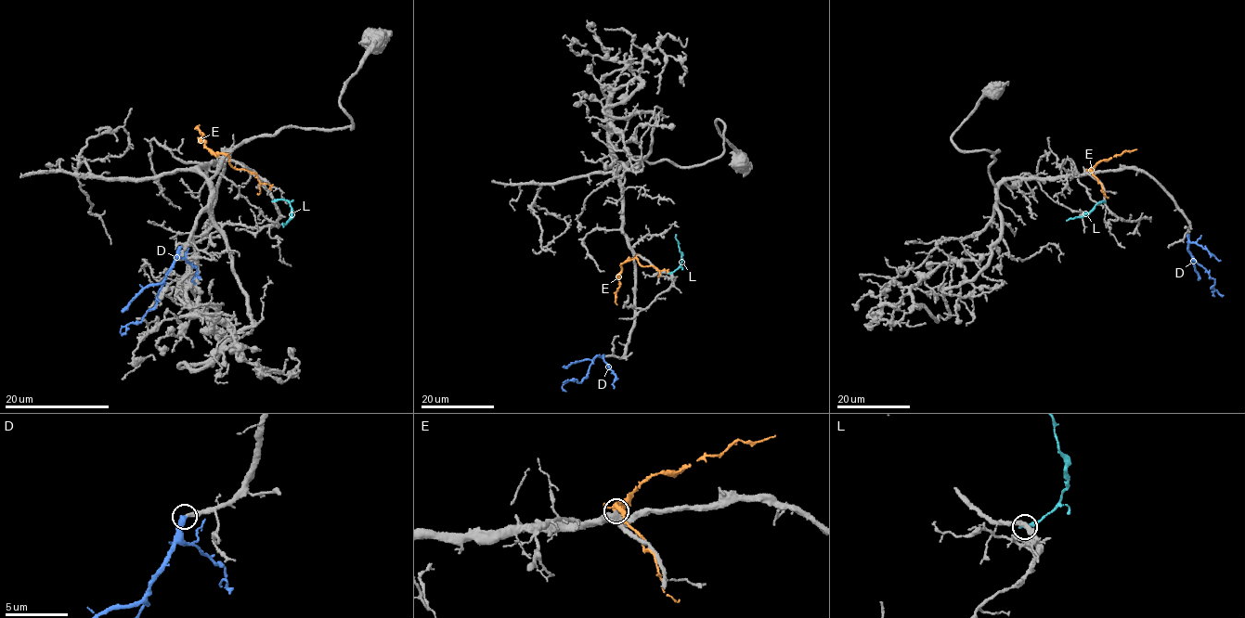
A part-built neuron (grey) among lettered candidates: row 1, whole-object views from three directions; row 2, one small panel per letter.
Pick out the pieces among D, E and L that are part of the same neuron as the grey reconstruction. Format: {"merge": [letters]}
{"merge": ["D"]}

